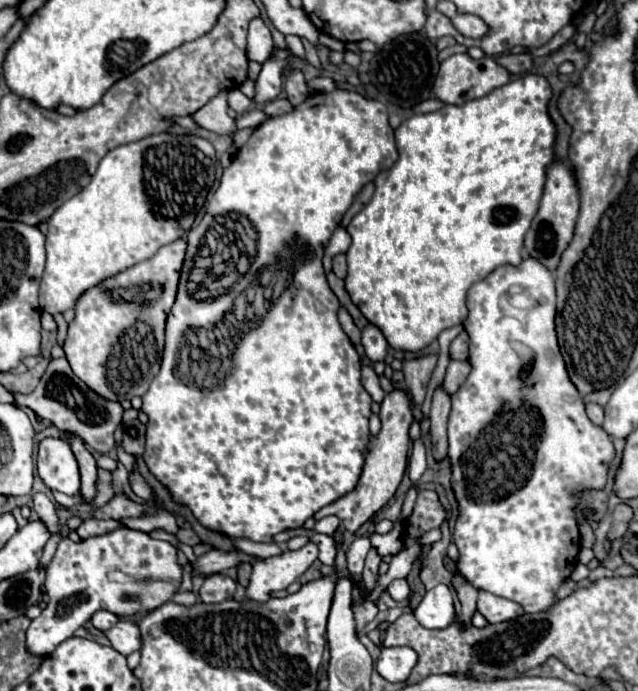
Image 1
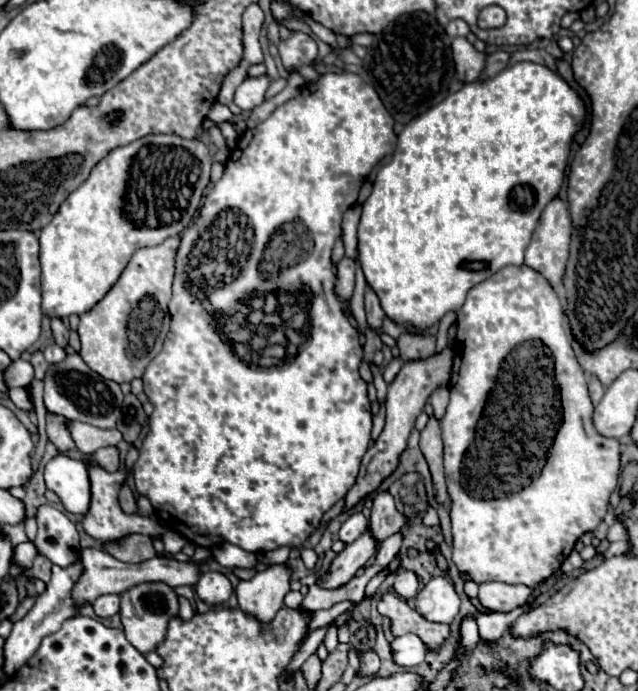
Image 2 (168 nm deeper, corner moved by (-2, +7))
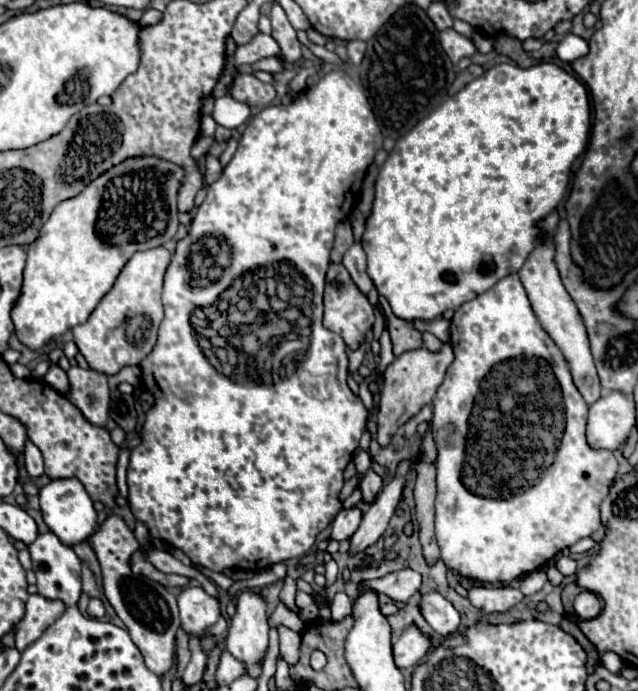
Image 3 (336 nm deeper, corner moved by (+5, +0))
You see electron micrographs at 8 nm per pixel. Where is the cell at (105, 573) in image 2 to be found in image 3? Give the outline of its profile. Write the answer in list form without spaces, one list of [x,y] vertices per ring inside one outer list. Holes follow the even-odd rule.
[[[41,594],[29,596],[27,614],[15,632],[15,648],[23,652],[43,634],[43,630],[47,630],[47,626],[51,626],[63,614],[63,610],[65,606],[59,600],[47,600]]]

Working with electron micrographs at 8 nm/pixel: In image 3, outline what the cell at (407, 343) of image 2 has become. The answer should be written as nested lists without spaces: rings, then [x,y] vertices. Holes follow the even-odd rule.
[[[379,296],[379,306],[383,310],[383,314],[387,316],[389,320],[389,334],[391,334],[391,340],[393,340],[393,354],[399,356],[407,350],[417,350],[423,346],[423,340],[421,340],[421,332],[413,328],[413,322],[407,322],[403,318],[397,318],[387,300],[383,296]]]

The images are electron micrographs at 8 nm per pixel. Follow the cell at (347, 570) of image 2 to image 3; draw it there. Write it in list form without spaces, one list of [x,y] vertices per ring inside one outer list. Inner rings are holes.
[[[415,436],[415,448],[413,448],[411,456],[407,460],[399,462],[395,476],[381,488],[381,492],[377,494],[377,498],[371,504],[369,512],[363,514],[359,530],[351,536],[351,554],[365,552],[367,546],[375,544],[377,538],[383,536],[393,510],[397,508],[399,500],[403,498],[403,488],[407,484],[407,476],[409,476],[413,464],[421,458],[421,454],[423,454],[421,438]]]

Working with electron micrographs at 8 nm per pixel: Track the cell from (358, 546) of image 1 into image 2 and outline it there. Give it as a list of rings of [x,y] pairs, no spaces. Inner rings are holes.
[[[354,513],[354,515],[350,515],[348,519],[346,519],[346,523],[342,525],[342,529],[340,529],[340,539],[346,543],[346,545],[350,545],[350,543],[354,543],[362,533],[366,533],[368,531],[368,521],[366,521],[366,517],[362,515],[362,513]]]

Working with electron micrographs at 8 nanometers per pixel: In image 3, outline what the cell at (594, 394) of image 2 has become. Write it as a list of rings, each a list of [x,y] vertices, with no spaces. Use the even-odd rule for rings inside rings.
[[[556,212],[549,214],[543,222],[539,222],[539,228],[543,232],[547,232],[547,240],[537,242],[535,250],[529,254],[527,262],[519,270],[519,278],[521,278],[521,282],[527,290],[533,312],[539,318],[543,330],[551,336],[551,340],[563,352],[577,390],[581,392],[581,396],[585,398],[587,404],[593,404],[601,398],[601,386],[599,386],[599,376],[597,376],[597,370],[595,370],[595,364],[593,364],[593,358],[591,358],[591,352],[589,352],[587,332],[585,332],[585,326],[583,326],[583,320],[579,316],[577,306],[573,304],[571,296],[567,294],[567,290],[565,290],[565,286],[559,278],[559,272],[555,270],[555,260],[553,260],[553,252],[555,252],[553,250],[553,234],[557,230],[558,222],[559,216]]]

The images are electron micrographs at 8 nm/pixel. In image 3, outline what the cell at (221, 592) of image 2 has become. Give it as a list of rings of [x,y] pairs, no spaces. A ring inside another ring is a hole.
[[[187,586],[177,596],[177,606],[181,628],[189,636],[199,636],[201,640],[211,638],[209,628],[221,616],[219,602],[215,598],[211,598],[201,586]]]

